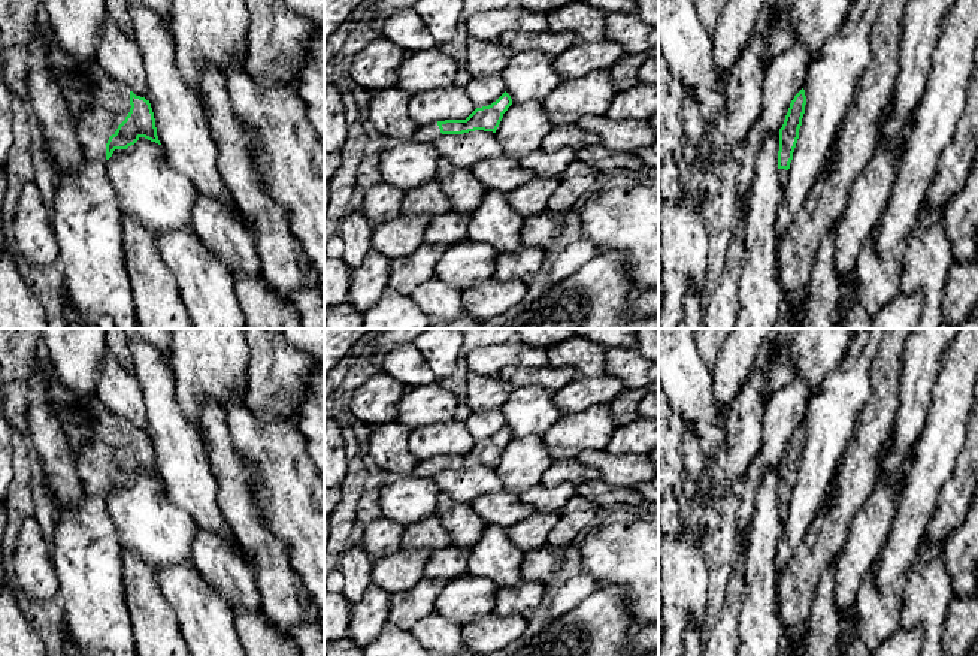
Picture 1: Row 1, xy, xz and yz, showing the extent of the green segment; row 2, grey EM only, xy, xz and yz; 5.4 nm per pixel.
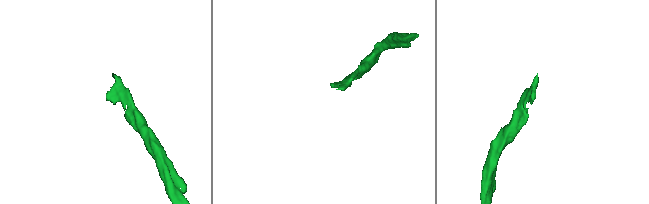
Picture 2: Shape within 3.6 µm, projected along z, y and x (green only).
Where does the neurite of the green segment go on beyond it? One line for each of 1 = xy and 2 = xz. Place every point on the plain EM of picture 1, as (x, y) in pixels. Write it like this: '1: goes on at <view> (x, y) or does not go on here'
1: goes on at xy (97, 437)
2: goes on at xz (430, 466)

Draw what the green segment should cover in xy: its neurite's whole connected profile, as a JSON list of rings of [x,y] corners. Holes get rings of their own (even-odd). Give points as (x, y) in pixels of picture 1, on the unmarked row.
[[[51,362],[43,365],[48,386],[48,400],[69,439],[81,483],[88,495],[106,498],[115,484],[127,484],[140,472],[158,480],[155,453],[149,435],[125,424],[97,396],[78,400],[57,377]]]

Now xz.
[[[505,426],[488,441],[476,442],[466,454],[445,454],[418,460],[411,475],[433,478],[442,469],[463,469],[475,465],[496,468],[503,448],[512,439],[511,430]]]

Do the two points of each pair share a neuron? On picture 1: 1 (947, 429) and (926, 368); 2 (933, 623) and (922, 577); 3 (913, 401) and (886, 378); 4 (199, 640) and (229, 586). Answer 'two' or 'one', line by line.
1: two
2: one
3: two
4: two

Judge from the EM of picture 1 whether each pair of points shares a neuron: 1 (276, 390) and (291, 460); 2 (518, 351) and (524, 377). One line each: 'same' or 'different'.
1: different
2: different

